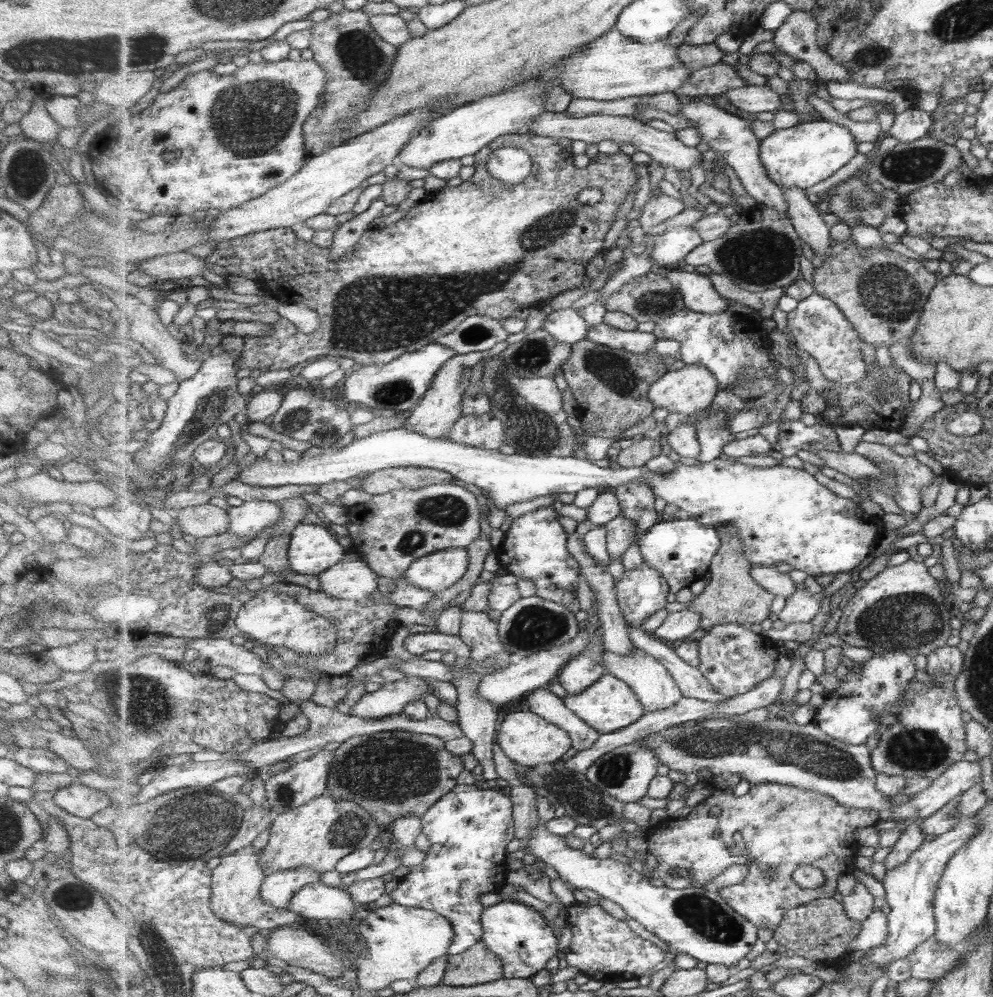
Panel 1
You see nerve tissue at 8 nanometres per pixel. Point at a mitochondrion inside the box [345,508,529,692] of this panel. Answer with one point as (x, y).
(412, 541)

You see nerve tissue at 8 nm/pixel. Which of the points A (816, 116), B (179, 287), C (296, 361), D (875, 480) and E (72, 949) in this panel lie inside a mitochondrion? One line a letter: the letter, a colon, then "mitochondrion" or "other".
A: other
B: other
C: other
D: mitochondrion
E: other

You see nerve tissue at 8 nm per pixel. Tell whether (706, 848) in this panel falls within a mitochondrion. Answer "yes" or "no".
no

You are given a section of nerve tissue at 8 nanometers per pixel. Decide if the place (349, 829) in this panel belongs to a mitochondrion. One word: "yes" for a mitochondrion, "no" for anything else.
yes

